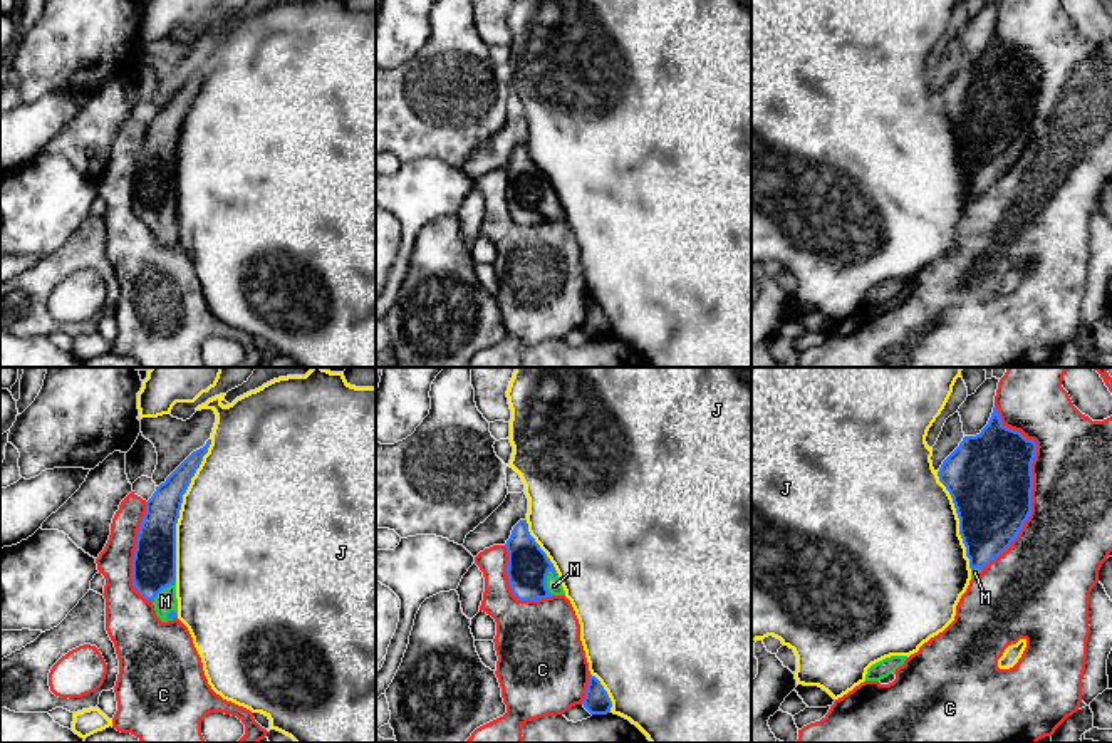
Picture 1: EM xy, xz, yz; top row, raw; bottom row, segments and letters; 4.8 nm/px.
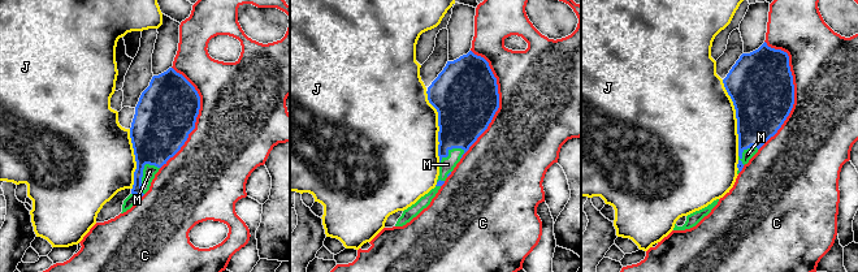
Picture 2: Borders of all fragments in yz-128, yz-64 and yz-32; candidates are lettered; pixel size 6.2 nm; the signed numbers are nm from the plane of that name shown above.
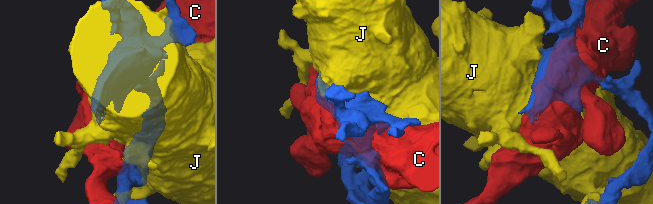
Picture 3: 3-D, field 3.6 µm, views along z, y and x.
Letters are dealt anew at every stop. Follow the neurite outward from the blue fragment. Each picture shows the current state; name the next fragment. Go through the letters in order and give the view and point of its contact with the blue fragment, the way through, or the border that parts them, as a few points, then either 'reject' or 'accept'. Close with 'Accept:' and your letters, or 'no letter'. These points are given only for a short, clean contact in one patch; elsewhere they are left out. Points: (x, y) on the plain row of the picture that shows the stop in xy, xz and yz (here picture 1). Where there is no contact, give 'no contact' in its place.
C: meets blue in yz at (1032, 108); reject
J: meets blue in xy at (180, 133); reject
M: meets blue in xz at (545, 207); runs through xz (529, 190), (545, 207), (554, 210); accept
Accept: M

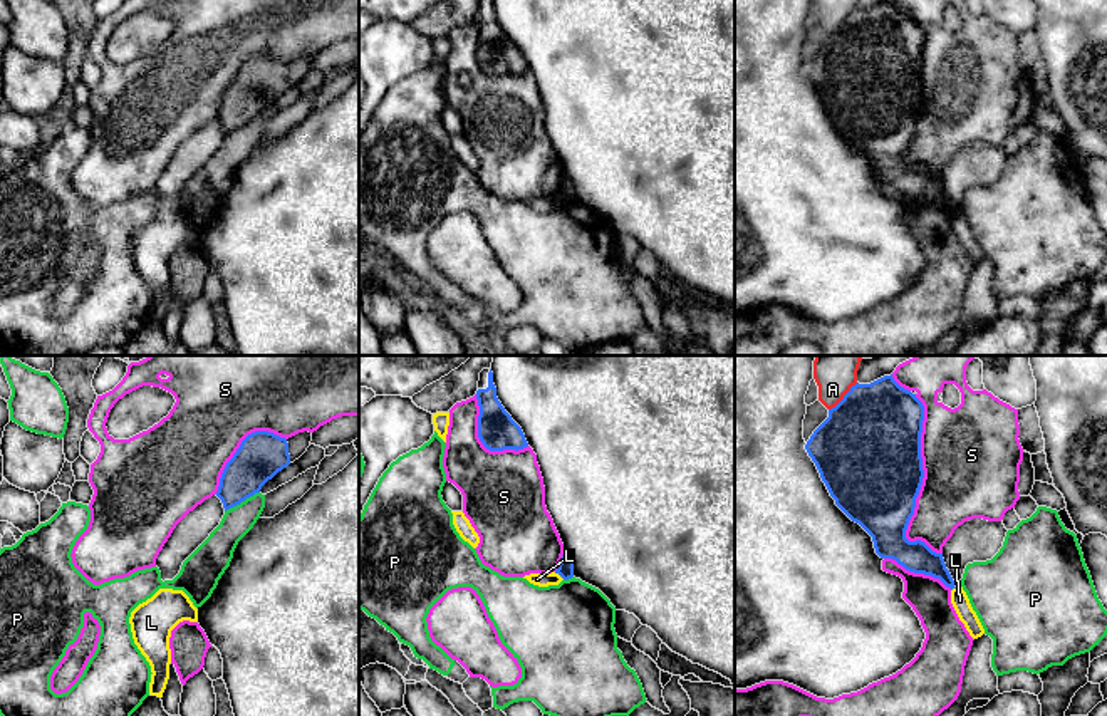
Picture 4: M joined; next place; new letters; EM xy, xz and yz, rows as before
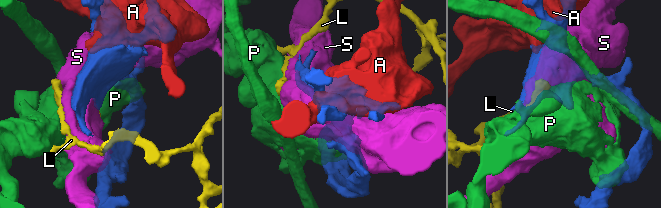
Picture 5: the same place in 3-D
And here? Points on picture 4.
A: meets blue in yz at (844, 20); reject
L: meets blue in xz at (559, 198); border along xz (554, 197), (564, 203); reject
P: meets blue in xy at (242, 124); reject
S: meets blue in yz at (921, 108); reject
Accept: no letter

